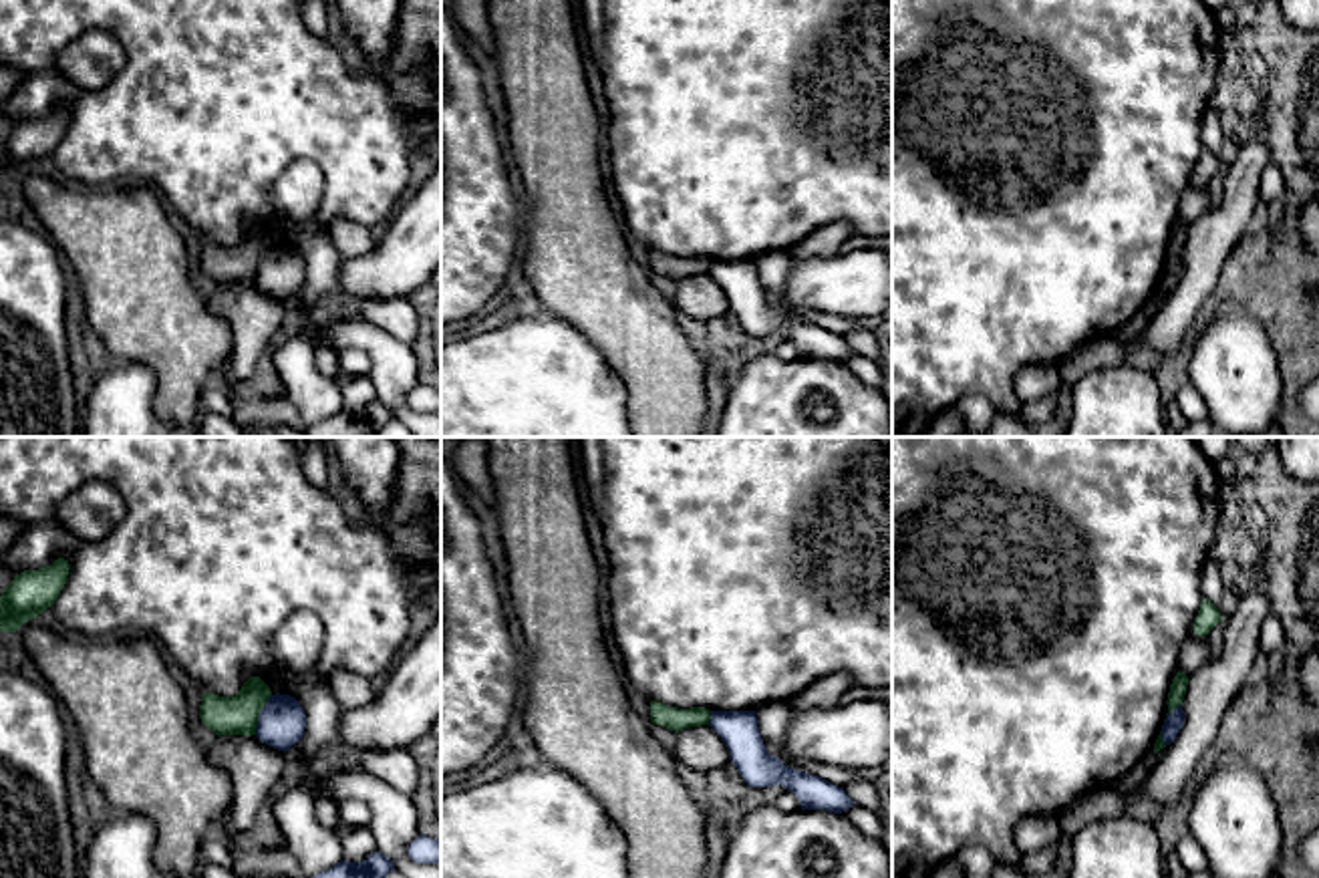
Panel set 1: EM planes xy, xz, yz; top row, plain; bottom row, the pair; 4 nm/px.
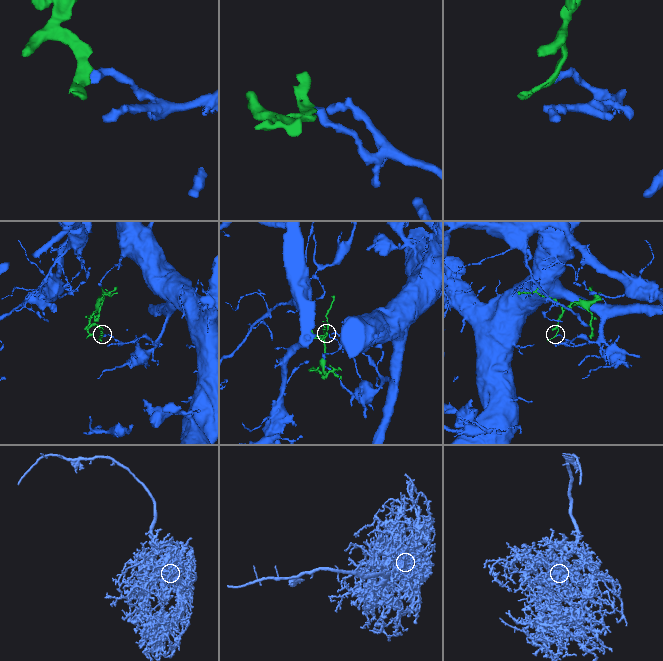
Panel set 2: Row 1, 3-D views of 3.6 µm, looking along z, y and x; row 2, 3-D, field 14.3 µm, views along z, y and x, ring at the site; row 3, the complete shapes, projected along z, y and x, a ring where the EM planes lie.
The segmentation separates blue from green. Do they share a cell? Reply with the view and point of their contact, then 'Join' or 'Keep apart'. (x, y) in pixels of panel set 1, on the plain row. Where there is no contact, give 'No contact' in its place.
Touches blue at xy (260, 264). Keep apart

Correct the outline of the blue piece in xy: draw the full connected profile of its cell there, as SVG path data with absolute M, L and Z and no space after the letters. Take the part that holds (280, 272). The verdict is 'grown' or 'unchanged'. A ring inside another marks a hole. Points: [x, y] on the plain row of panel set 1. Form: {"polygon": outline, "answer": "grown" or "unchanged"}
{"polygon": "M272 244L262 256L256 286L278 298L288 300L304 284L306 264L300 252L290 244Z", "answer": "unchanged"}

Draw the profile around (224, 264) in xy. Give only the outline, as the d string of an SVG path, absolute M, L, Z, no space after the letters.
M250 226L236 246L201 244L199 268L222 284L256 284L262 256L272 246L270 236L260 226Z

